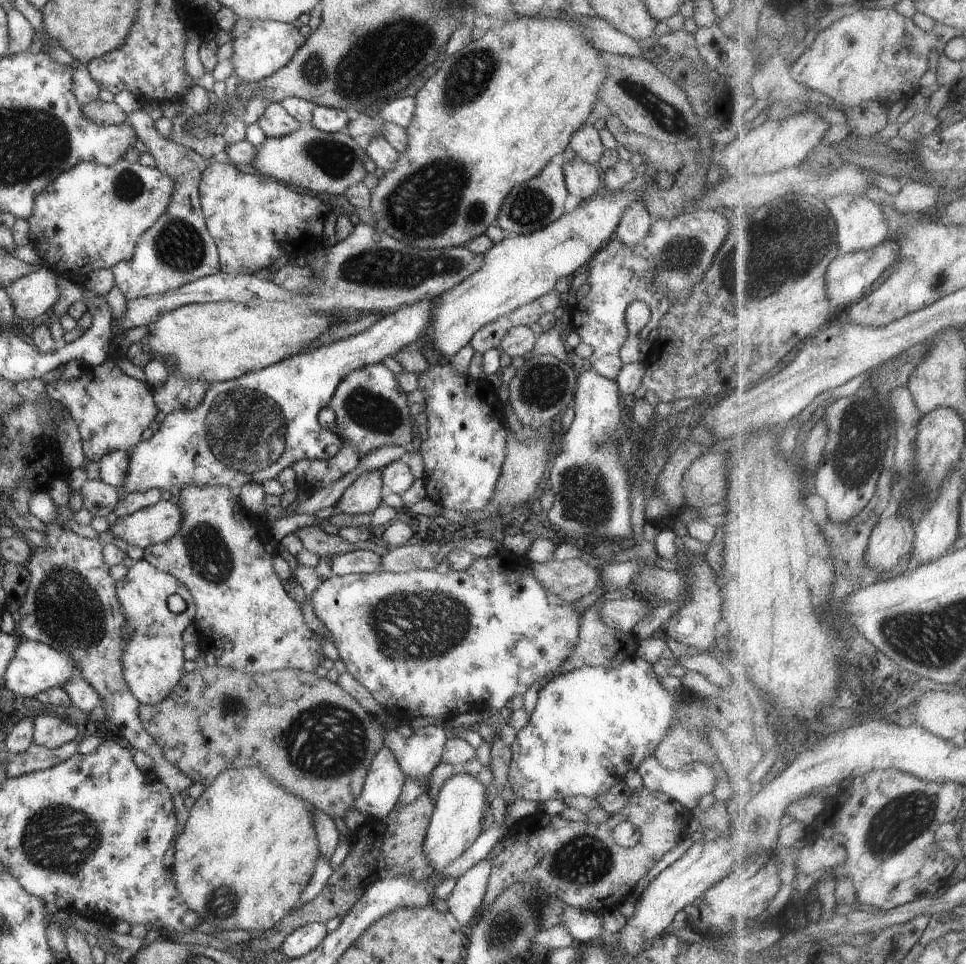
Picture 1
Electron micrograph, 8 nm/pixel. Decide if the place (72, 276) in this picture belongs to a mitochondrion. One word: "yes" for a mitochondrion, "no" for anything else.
no

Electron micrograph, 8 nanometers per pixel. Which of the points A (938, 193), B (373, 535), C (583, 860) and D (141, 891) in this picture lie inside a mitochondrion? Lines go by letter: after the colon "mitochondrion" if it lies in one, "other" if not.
A: other
B: other
C: mitochondrion
D: other

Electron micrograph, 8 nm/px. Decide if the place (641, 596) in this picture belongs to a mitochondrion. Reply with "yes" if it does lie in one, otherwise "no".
no

